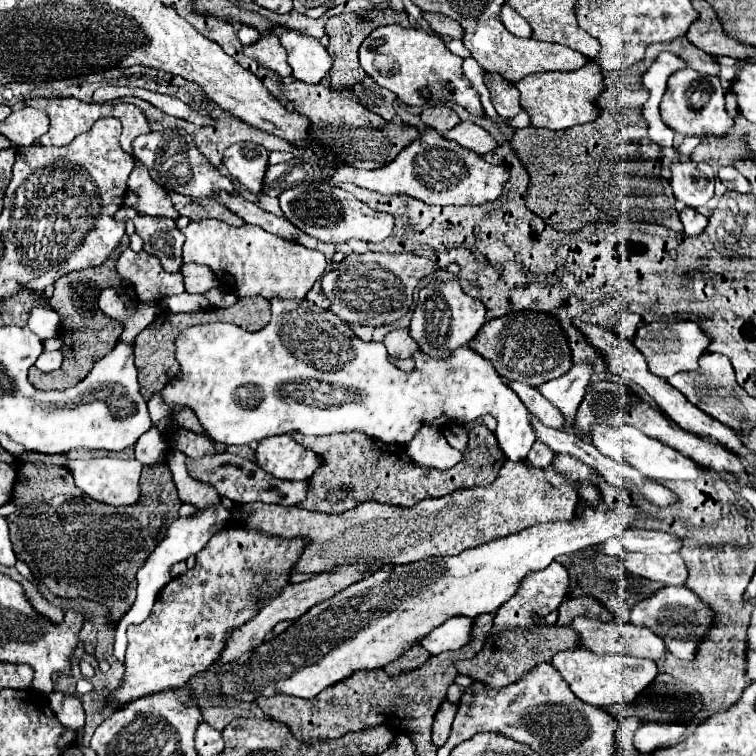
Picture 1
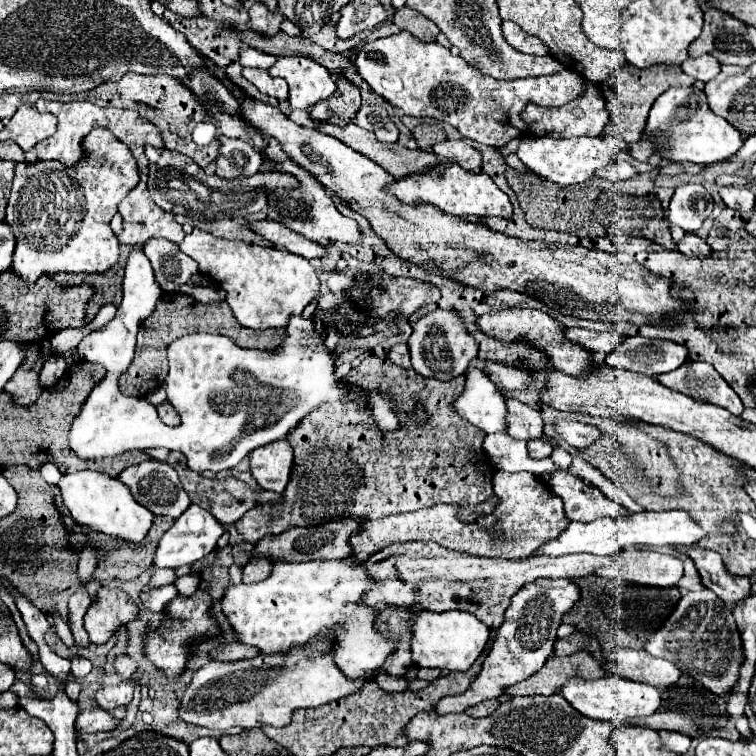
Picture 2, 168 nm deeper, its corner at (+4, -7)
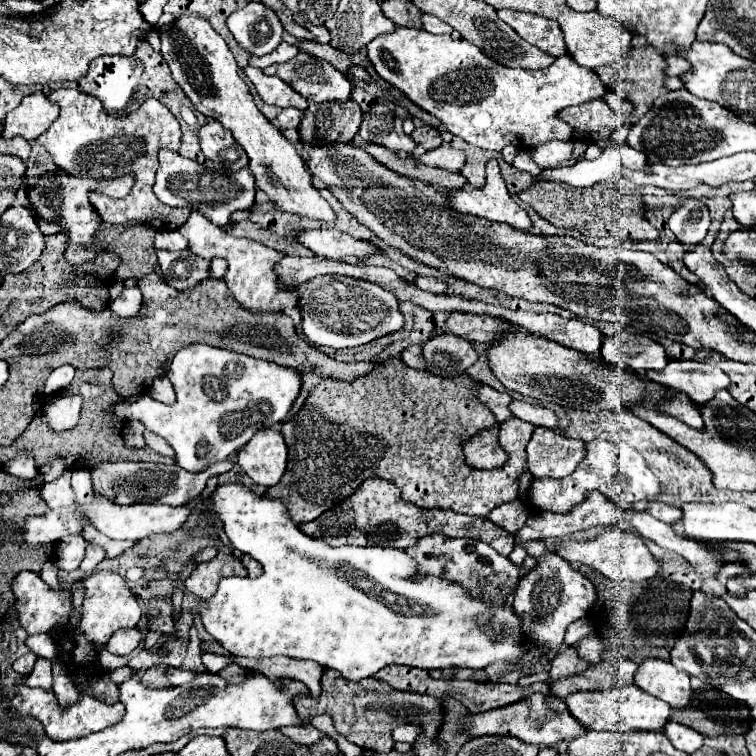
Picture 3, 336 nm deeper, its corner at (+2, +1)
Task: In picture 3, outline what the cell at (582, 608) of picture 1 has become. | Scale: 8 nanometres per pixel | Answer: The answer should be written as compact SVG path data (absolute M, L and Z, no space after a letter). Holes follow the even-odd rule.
M564 647L554 659L552 659L552 669L550 669L550 679L564 679L564 677L572 677L572 675L580 675L586 671L586 663L578 659L576 649L572 647Z

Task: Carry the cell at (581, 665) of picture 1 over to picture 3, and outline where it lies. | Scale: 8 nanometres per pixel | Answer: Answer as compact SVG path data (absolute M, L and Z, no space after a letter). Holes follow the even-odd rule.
M636 685L616 687L610 691L580 691L566 697L566 707L572 717L590 731L616 731L616 733L630 733L630 731L664 731L664 725L670 719L668 703L658 697L648 695Z

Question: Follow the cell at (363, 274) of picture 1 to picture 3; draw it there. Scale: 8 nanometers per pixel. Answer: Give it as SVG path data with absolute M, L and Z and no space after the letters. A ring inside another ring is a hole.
M416 277L414 285L420 289L426 289L426 291L432 291L432 293L444 293L448 287L446 281L436 279L436 277Z

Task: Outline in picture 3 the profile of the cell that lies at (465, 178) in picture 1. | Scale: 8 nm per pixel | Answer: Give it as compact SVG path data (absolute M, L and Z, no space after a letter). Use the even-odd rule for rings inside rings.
M490 159L486 165L486 185L482 189L474 189L474 187L464 187L458 191L452 191L448 195L448 203L452 207L456 207L456 211L464 213L464 215L472 215L472 217L480 217L480 219L488 219L494 223L506 223L516 231L530 231L532 229L532 221L528 217L528 213L510 197L504 179L500 177L500 169L496 159Z

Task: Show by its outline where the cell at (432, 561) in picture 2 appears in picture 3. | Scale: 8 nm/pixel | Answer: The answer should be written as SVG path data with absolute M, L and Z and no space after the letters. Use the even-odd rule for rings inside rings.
M436 533L436 535L422 537L420 543L416 547L406 549L406 553L418 561L418 571L422 575L430 573L430 575L460 583L466 589L470 589L472 595L492 599L496 605L506 601L506 597L514 591L522 575L522 567L516 567L508 557L498 555L490 545L482 541L476 543L474 539L454 539L454 537Z

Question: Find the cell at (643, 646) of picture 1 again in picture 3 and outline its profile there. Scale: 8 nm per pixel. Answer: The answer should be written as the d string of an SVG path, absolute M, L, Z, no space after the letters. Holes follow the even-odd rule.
M646 659L638 667L634 681L642 691L666 701L672 709L686 707L692 701L690 677L678 671L670 661Z

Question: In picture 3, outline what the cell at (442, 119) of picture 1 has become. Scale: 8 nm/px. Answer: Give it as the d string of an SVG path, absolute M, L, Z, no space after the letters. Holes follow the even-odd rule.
M428 125L414 129L412 139L414 139L418 145L422 145L426 151L436 149L436 147L440 147L440 145L442 145L440 131L438 131L438 129L434 129L434 127L428 127Z

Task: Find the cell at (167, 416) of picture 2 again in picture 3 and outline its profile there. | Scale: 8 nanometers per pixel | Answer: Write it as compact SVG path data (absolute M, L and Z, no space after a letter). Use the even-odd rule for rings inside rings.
M156 377L156 379L152 381L152 385L150 385L148 395L150 395L152 399L160 401L160 403L166 403L166 405L172 405L172 403L176 401L174 389L172 389L172 385L170 385L170 381L168 381L166 377Z

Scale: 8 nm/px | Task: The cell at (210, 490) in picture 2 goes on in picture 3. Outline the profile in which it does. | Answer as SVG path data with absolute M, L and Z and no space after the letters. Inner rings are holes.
M144 431L144 441L146 441L146 445L150 447L150 449L154 449L156 453L160 453L160 455L166 455L166 457L174 457L174 451L172 451L172 447L162 439L162 437L158 437L158 435L154 435L152 431Z

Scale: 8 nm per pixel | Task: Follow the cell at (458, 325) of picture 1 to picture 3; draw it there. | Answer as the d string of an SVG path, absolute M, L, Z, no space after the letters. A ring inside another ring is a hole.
M436 335L434 339L422 343L422 349L426 369L438 377L464 375L478 359L472 343L456 335Z

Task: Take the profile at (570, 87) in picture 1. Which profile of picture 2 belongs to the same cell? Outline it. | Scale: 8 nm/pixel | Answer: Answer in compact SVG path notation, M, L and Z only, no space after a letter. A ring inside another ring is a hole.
M584 79L584 91L578 99L572 99L572 103L566 103L562 107L538 107L536 103L528 103L522 111L522 119L528 125L528 133L532 135L550 135L550 137L576 137L576 135L586 135L586 137L598 137L602 135L604 125L608 123L608 111L604 107L604 97L596 83L590 83Z

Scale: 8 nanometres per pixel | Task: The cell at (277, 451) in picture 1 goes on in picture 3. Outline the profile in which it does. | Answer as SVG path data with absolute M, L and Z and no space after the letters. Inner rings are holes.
M268 427L258 431L238 451L238 465L256 485L274 487L284 475L286 453L288 449L280 431Z

